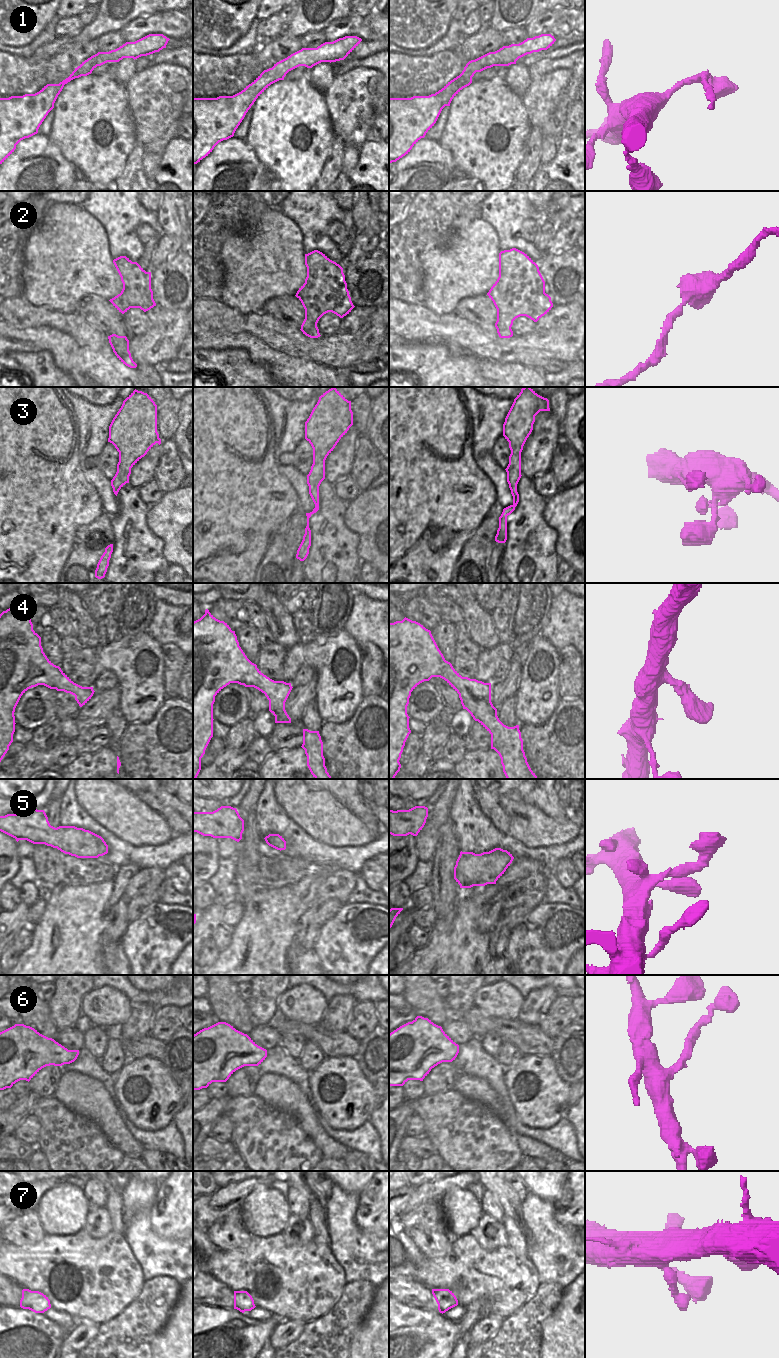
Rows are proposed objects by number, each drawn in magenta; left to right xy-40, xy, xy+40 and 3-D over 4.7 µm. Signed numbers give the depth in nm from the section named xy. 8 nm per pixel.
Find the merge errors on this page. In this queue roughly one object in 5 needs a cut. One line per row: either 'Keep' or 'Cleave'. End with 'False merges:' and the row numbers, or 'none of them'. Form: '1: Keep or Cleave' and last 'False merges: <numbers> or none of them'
1: Cleave
2: Keep
3: Keep
4: Keep
5: Keep
6: Keep
7: Keep
False merges: 1.

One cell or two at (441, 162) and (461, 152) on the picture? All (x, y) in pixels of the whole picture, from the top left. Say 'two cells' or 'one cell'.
two cells

